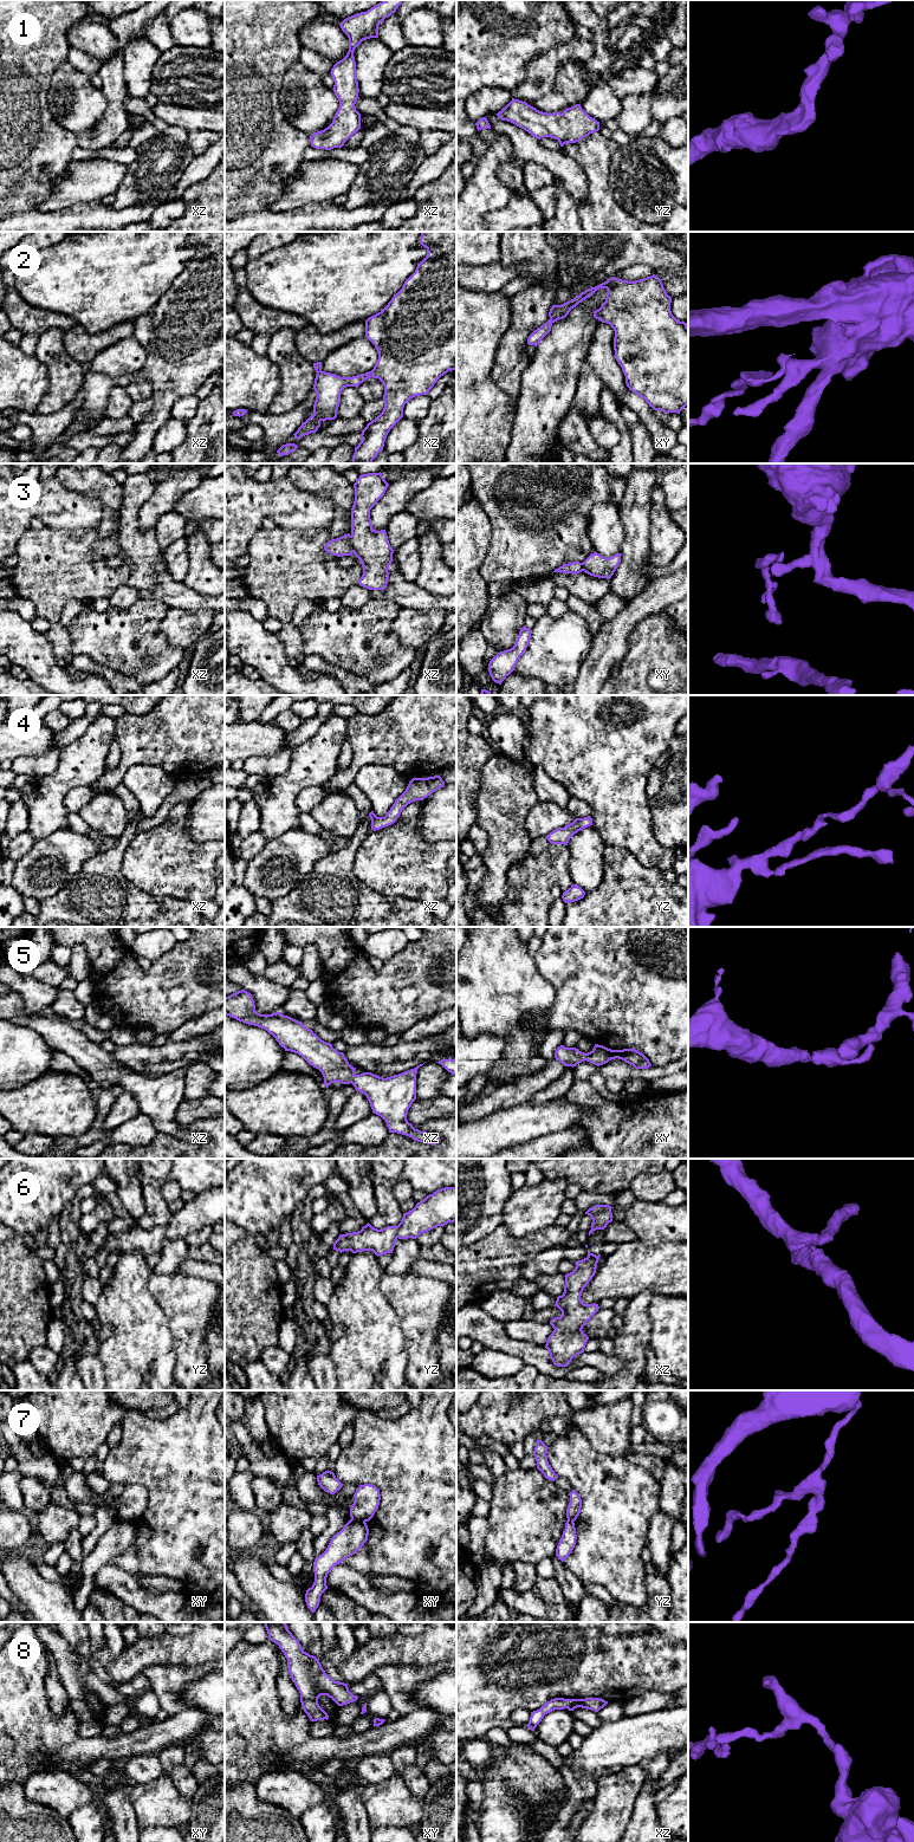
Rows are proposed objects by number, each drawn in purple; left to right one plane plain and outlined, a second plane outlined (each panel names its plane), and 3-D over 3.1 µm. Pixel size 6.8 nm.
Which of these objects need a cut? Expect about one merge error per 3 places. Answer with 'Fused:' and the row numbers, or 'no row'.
Fused: 2, 3, 7

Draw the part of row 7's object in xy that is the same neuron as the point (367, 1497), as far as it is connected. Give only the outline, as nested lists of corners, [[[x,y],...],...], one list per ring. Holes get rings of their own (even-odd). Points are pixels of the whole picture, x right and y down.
[[[370,1484],[359,1485],[354,1494],[354,1504],[350,1507],[352,1520],[369,1522],[378,1509],[380,1490]]]

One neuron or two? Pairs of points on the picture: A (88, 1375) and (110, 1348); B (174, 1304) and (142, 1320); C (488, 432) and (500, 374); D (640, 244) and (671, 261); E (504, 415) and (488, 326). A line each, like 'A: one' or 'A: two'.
A: two
B: two
C: two
D: one
E: one

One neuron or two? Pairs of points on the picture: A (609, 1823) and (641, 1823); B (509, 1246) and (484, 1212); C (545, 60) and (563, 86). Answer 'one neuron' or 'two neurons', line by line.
A: two neurons
B: two neurons
C: two neurons

